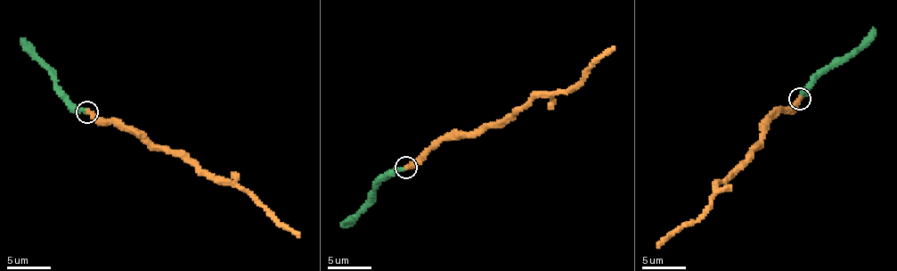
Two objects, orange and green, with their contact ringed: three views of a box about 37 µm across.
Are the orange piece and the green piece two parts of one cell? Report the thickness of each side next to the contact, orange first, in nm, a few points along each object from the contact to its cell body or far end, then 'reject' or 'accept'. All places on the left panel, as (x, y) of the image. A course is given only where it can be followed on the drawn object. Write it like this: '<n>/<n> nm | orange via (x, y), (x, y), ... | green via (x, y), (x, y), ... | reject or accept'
400/340 nm | orange via (86, 111), (145, 135), (155, 146), (179, 150), (221, 181), (234, 181), (299, 237) | green via (86, 110), (77, 110), (20, 38) | accept

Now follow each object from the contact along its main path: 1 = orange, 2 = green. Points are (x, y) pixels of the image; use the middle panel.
1: (405, 167), (411, 167), (443, 140), (497, 126), (537, 96), (562, 92), (581, 80), (587, 68), (615, 48)
2: (405, 168), (380, 180), (363, 211), (340, 223)

